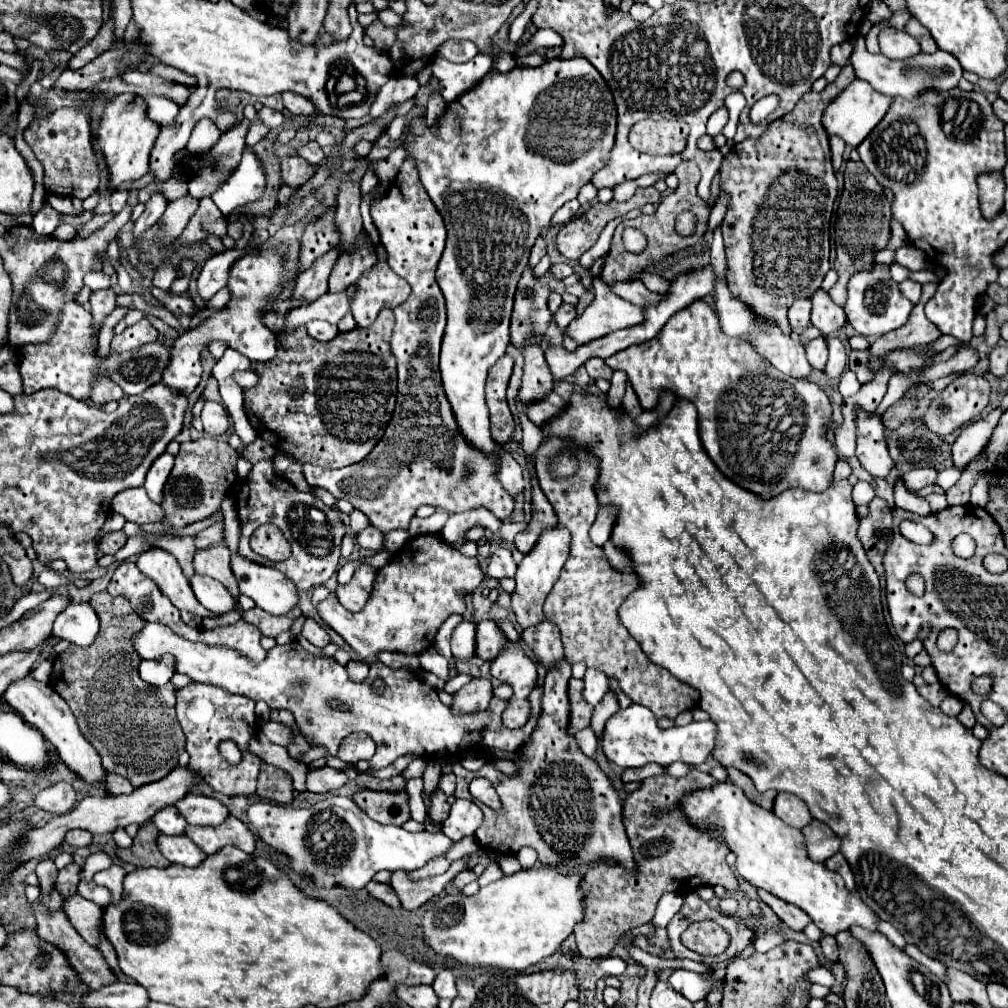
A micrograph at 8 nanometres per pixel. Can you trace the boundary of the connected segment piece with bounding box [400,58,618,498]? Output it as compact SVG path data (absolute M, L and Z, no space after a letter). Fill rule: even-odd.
M552 58L536 68L514 66L510 72L490 70L460 98L448 102L434 126L426 124L426 116L414 114L406 138L400 142L400 146L406 148L406 154L410 158L414 156L420 182L448 230L446 248L436 270L436 280L448 310L440 352L442 386L464 440L470 446L476 446L476 450L484 450L484 454L498 456L496 462L500 462L500 470L496 472L496 478L500 478L504 490L508 490L512 498L524 490L524 478L520 464L490 434L490 414L484 394L488 368L506 354L510 344L512 300L518 278L528 264L530 248L542 228L552 224L556 210L564 202L576 198L578 190L604 168L616 140L616 124L618 114L614 96L602 74L596 72L586 58Z

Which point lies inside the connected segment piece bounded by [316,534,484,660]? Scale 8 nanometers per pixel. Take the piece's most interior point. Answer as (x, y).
(422, 585)

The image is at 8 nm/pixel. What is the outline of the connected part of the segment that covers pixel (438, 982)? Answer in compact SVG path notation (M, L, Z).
M448 970L440 972L440 974L436 976L436 980L434 980L432 988L434 988L434 992L438 994L438 998L446 998L446 994L456 994L454 976L452 976Z

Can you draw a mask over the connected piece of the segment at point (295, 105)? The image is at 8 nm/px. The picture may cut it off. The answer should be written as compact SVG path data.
M284 92L282 100L284 100L284 106L288 108L288 112L292 112L292 114L304 114L304 116L314 114L314 104L308 98L300 98L300 94Z

